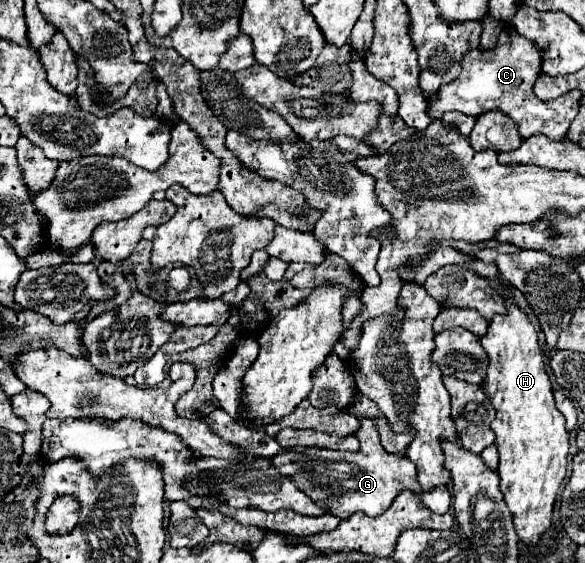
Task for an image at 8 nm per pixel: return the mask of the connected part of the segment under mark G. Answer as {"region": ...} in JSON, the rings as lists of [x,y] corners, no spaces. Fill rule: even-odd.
{"region":[[[359,417],[361,427],[357,429],[357,439],[361,443],[359,451],[333,451],[333,449],[321,449],[321,447],[289,447],[279,451],[275,457],[271,457],[271,465],[285,477],[289,477],[295,487],[299,487],[303,493],[307,493],[315,503],[321,507],[327,507],[329,513],[333,513],[339,519],[347,519],[349,515],[363,511],[365,515],[377,517],[383,511],[389,509],[393,499],[403,491],[411,489],[419,495],[423,495],[423,505],[429,507],[433,513],[447,513],[451,507],[451,495],[443,487],[433,489],[431,493],[425,493],[417,481],[417,467],[411,463],[411,459],[405,455],[395,455],[385,451],[379,439],[377,423],[371,417]]]}

